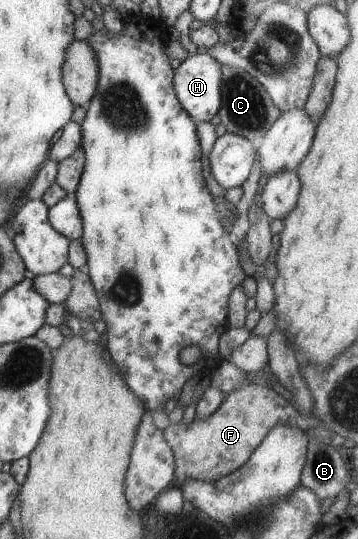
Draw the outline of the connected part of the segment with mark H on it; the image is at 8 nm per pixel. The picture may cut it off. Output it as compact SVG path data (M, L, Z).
M198 50L194 56L188 56L173 70L173 90L176 99L188 117L196 124L209 122L220 107L220 64L214 61L204 50Z

